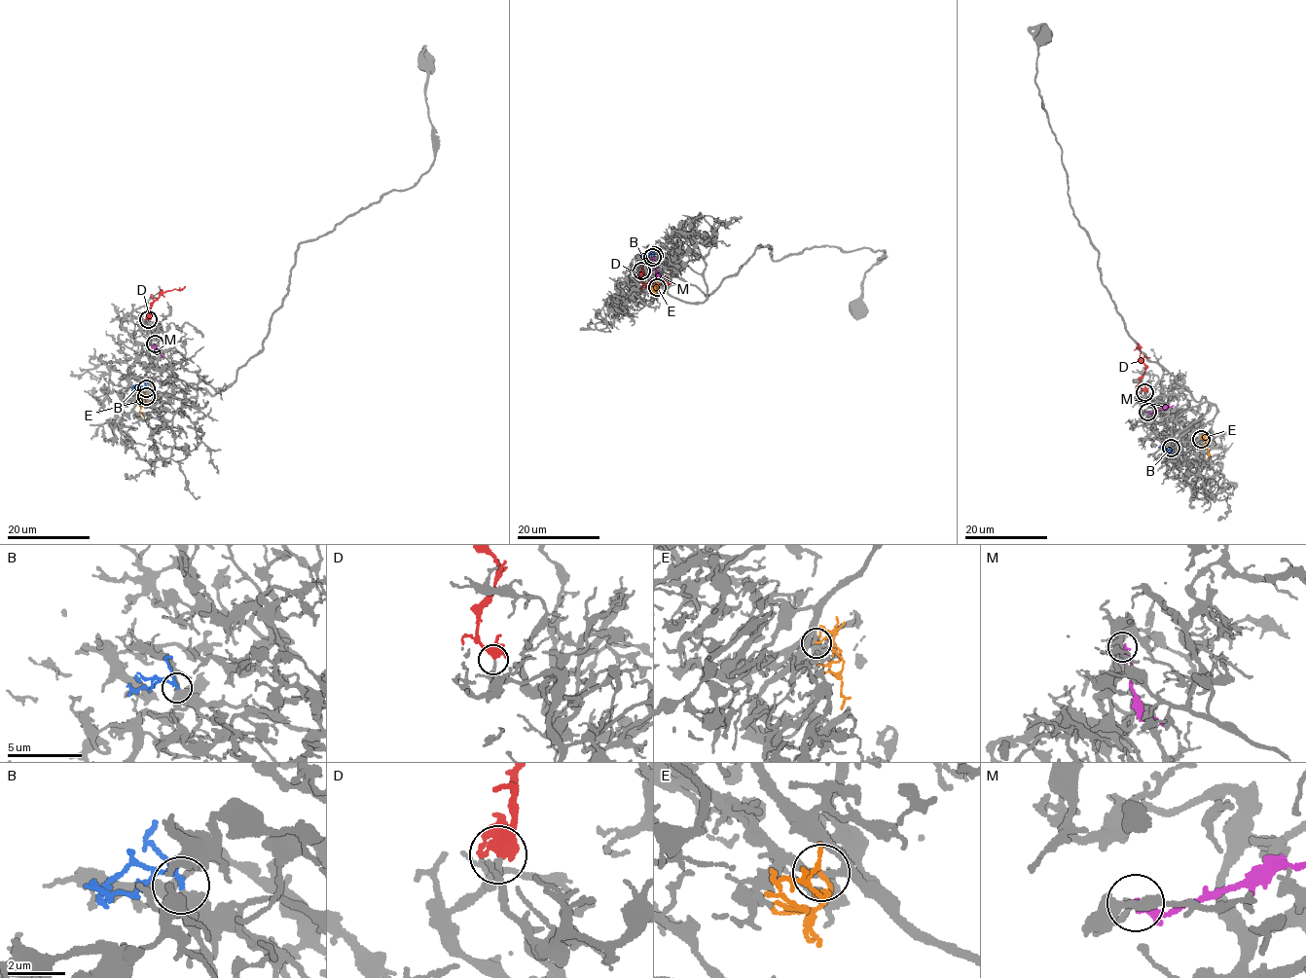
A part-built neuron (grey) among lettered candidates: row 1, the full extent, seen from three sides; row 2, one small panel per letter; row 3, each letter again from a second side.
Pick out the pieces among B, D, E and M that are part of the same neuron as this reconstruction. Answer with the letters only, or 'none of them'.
D

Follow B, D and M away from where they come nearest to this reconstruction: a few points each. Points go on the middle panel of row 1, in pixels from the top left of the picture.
B: (654, 255), (640, 255)
D: (641, 270), (640, 278), (646, 285), (663, 284), (667, 276)
M: (652, 257), (656, 271), (665, 279)

